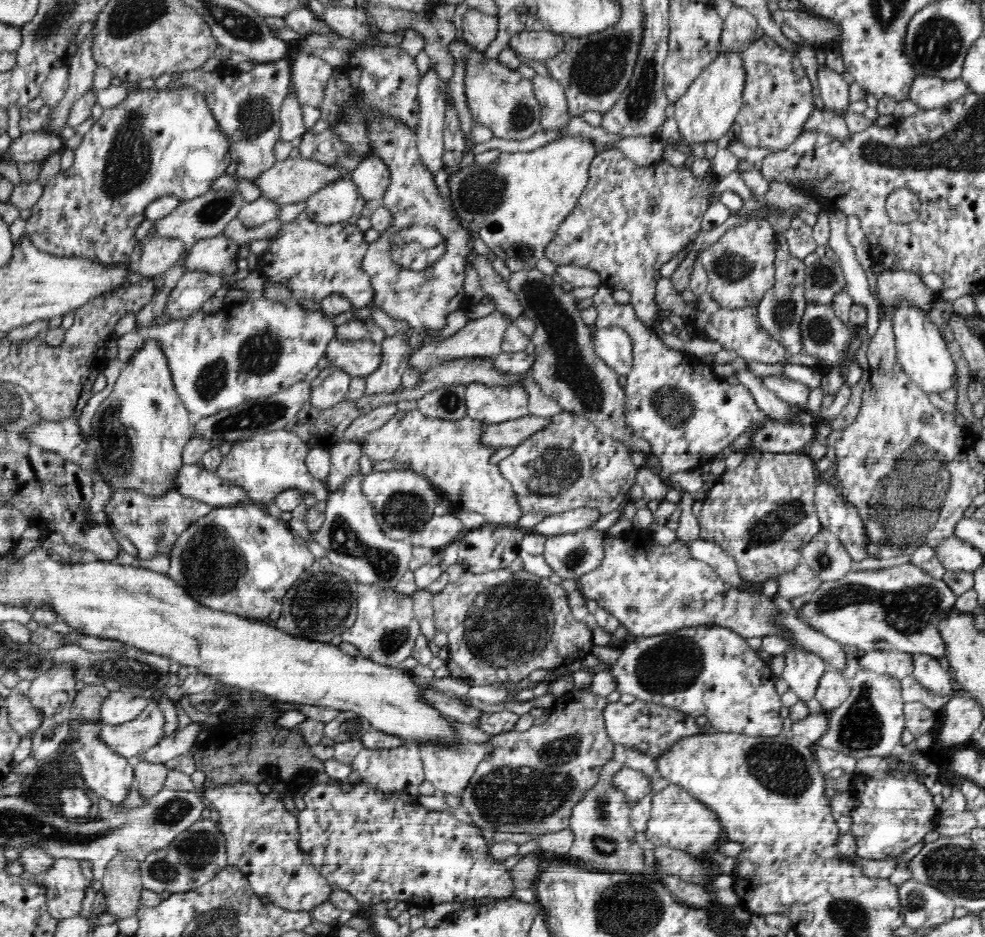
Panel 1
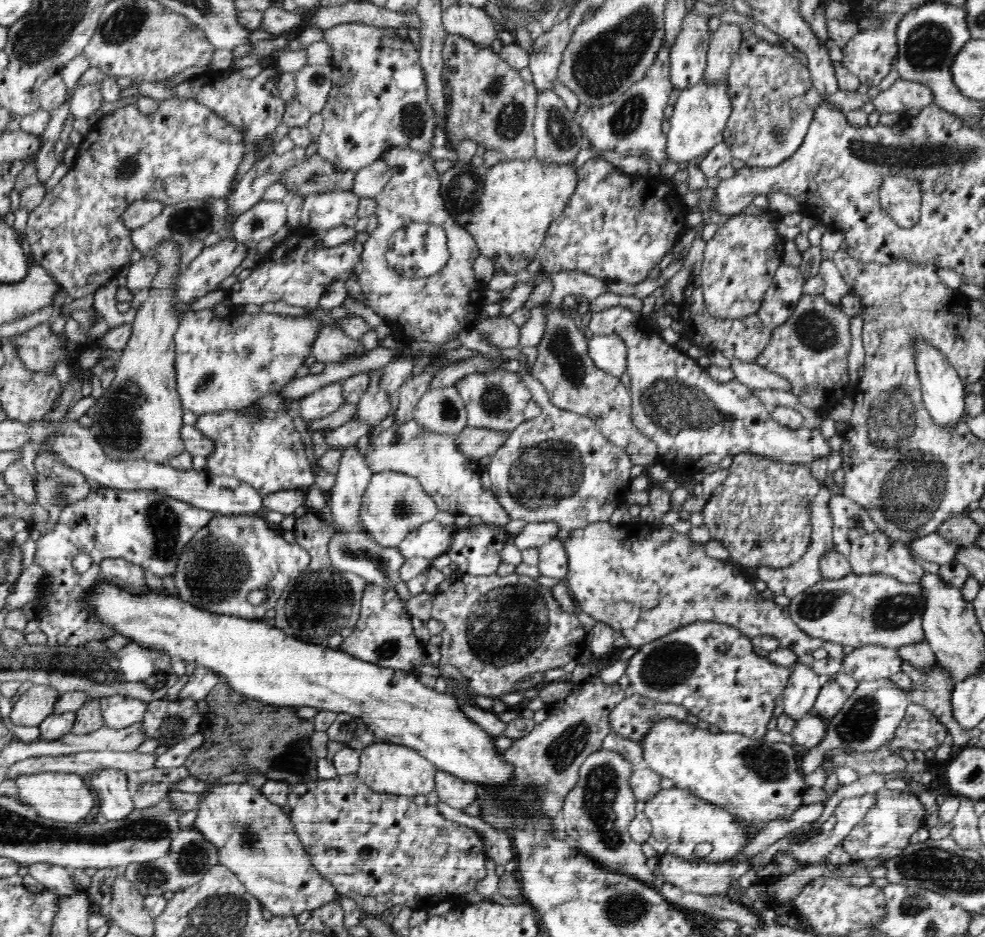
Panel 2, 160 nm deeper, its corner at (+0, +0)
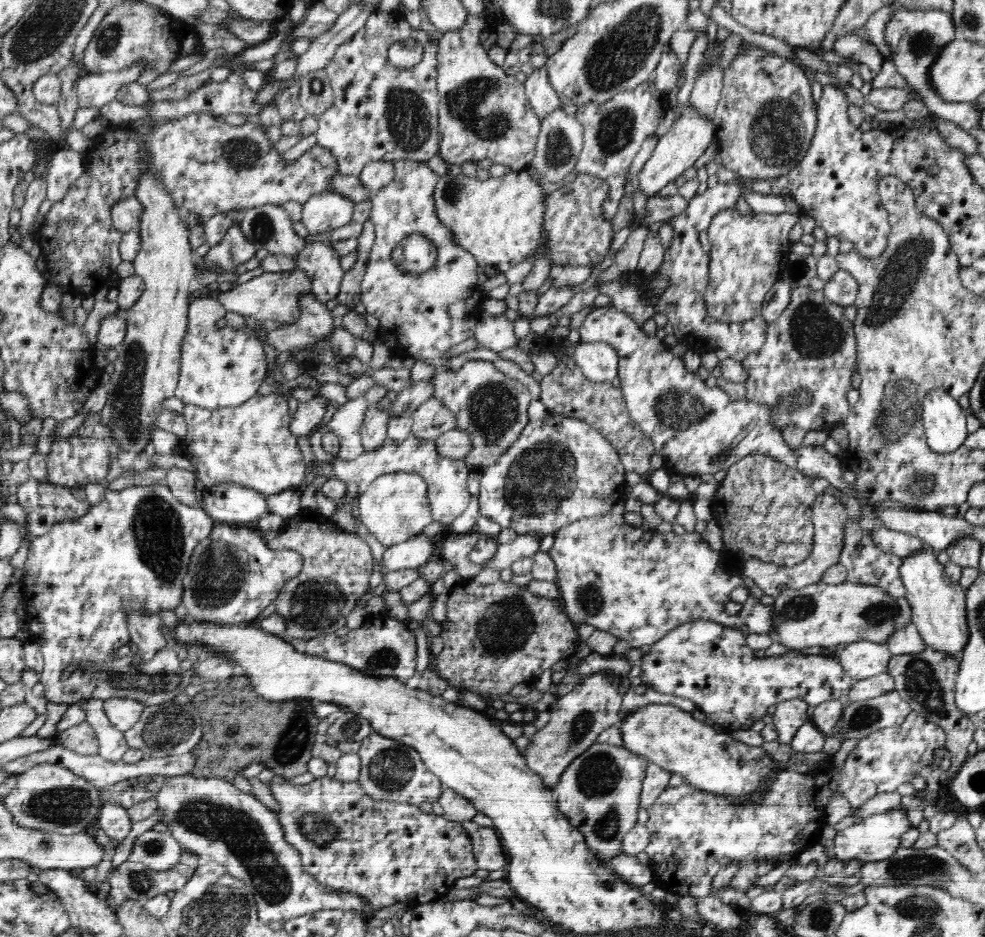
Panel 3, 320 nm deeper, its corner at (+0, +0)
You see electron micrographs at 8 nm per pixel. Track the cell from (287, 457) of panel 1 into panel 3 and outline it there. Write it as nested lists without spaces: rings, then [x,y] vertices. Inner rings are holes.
[[[256,394],[239,407],[214,410],[185,404],[182,413],[187,424],[182,455],[196,468],[205,487],[235,482],[271,495],[304,486],[306,466],[297,439],[289,431],[288,403],[280,395]]]

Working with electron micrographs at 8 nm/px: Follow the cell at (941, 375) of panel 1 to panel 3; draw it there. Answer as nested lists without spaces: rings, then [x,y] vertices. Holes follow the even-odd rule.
[[[932,388],[924,398],[921,417],[926,442],[935,454],[954,452],[968,436],[967,411],[957,401],[944,388]]]

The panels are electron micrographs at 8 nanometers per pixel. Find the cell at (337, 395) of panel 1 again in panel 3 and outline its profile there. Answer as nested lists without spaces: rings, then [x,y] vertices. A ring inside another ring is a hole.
[[[317,394],[306,402],[299,402],[293,419],[289,422],[289,431],[293,437],[297,439],[311,435],[312,429],[324,418],[326,406],[330,401]]]

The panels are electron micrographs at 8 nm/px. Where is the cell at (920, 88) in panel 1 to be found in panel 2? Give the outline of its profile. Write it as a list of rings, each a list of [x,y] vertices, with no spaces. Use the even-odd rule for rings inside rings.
[[[898,79],[888,90],[878,91],[872,101],[878,113],[899,113],[912,108],[924,109],[934,102],[932,91],[913,81]]]

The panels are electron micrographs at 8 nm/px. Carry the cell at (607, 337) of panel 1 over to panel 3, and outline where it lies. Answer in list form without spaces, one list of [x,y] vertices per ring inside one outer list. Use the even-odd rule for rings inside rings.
[[[581,343],[572,351],[574,362],[592,382],[609,382],[618,374],[618,355],[606,343]]]

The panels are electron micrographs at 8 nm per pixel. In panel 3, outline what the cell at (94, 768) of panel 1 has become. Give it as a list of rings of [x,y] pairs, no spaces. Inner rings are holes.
[[[107,797],[102,799],[103,805],[100,808],[98,823],[108,838],[116,844],[126,841],[128,833],[133,826],[127,809]]]

